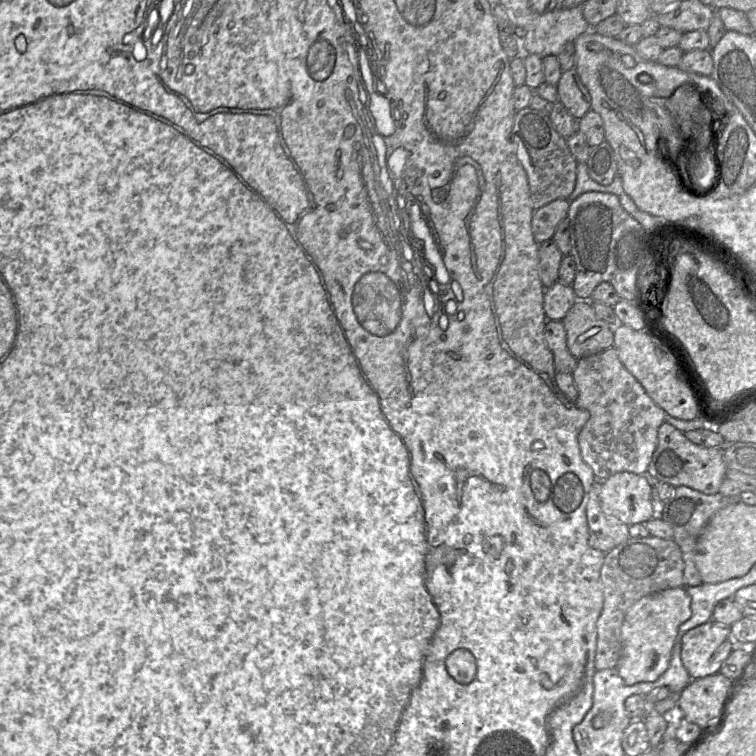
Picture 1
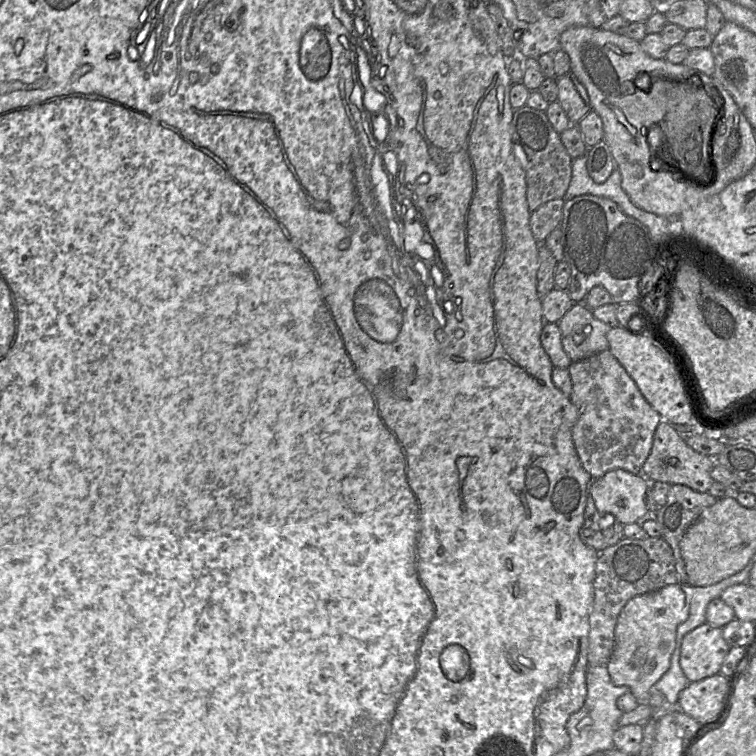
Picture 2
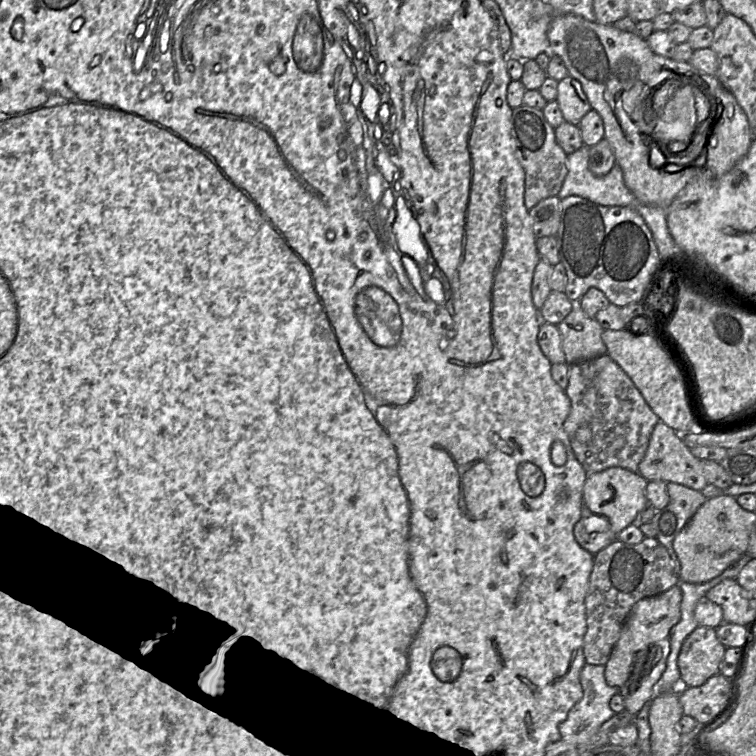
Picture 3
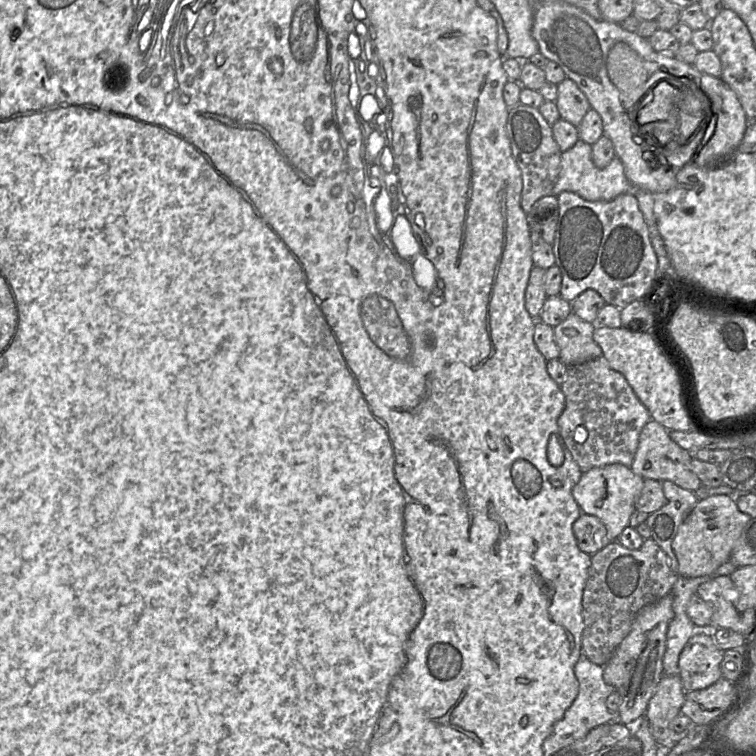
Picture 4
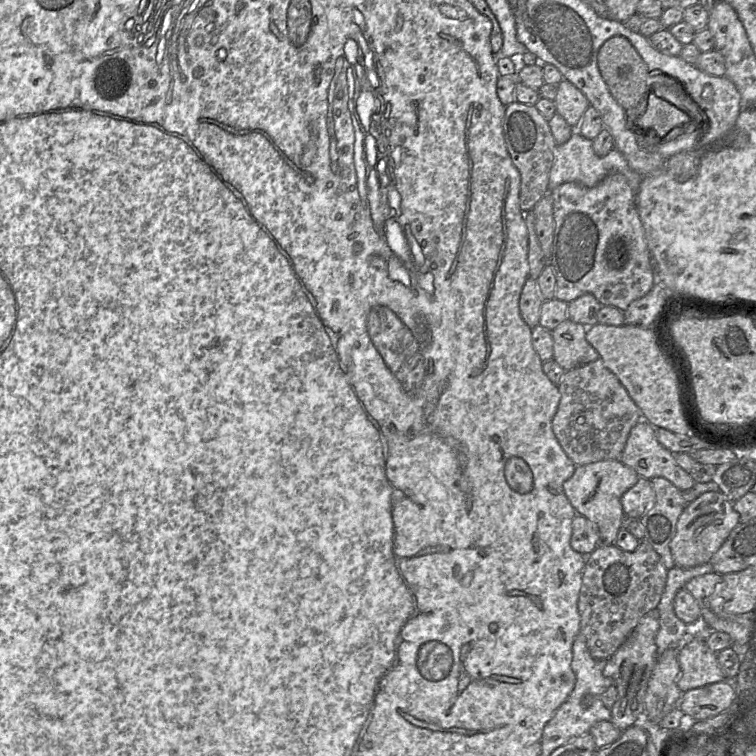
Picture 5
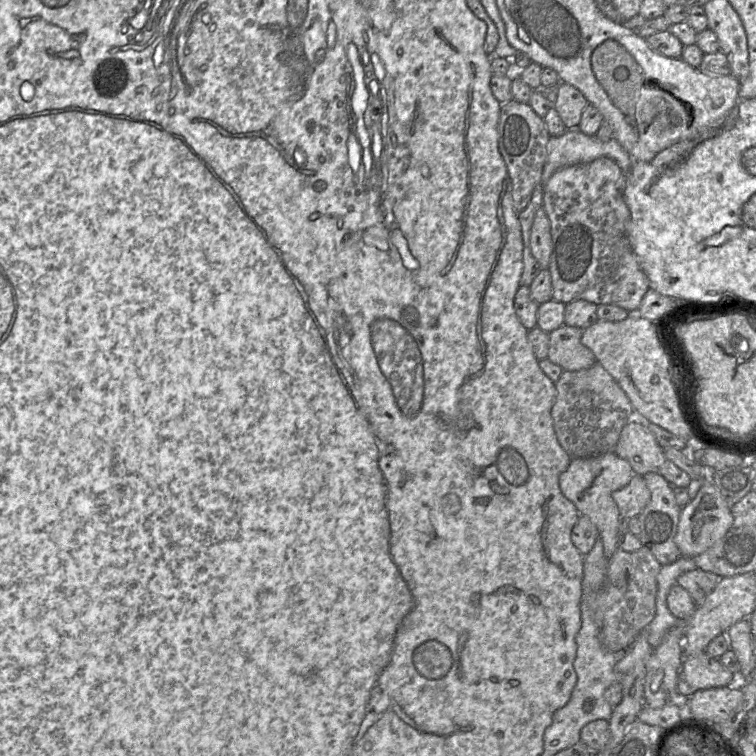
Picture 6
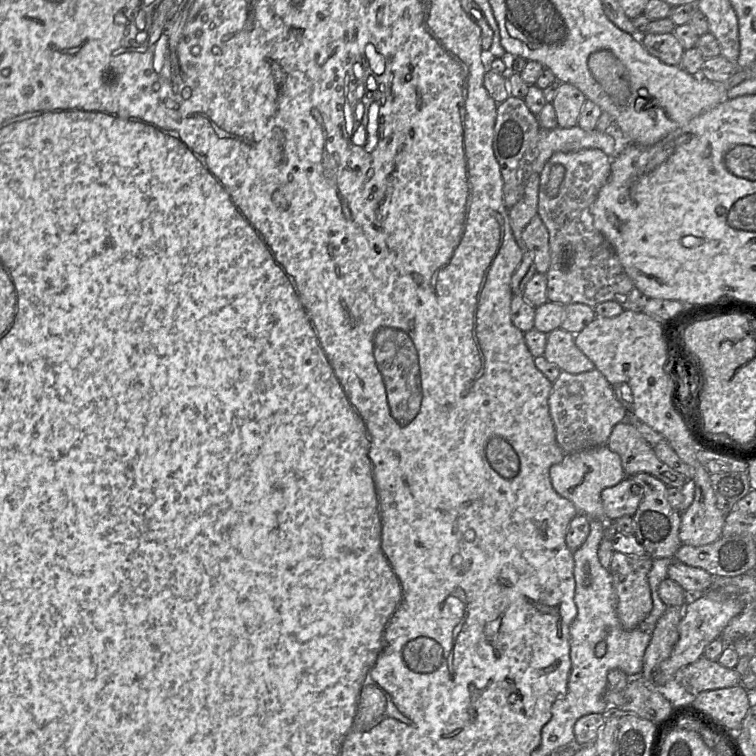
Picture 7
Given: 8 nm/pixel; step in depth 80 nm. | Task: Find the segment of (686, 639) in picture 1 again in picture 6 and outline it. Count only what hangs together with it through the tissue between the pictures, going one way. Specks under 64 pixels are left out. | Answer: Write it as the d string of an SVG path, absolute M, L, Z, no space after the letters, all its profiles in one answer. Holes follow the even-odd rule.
M704 651L684 658L678 676L677 690L683 696L689 697L698 690L725 687L735 683L737 684L736 675L724 667L718 658L713 658Z

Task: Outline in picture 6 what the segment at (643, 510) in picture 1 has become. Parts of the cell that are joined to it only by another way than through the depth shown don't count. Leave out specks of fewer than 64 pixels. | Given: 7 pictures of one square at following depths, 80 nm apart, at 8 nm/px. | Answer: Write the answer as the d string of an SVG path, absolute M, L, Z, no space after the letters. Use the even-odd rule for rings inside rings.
M614 452L587 458L572 458L566 471L559 477L563 495L595 525L603 543L604 555L609 559L617 549L617 535L620 531L620 513L612 493L629 484L635 475L630 463Z

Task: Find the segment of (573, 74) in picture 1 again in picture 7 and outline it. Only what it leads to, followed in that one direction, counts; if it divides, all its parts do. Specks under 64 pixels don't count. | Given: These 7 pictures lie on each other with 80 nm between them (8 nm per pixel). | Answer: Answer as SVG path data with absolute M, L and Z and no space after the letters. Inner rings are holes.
M561 83L552 101L558 127L571 128L577 126L586 100L586 96L577 87L569 83Z

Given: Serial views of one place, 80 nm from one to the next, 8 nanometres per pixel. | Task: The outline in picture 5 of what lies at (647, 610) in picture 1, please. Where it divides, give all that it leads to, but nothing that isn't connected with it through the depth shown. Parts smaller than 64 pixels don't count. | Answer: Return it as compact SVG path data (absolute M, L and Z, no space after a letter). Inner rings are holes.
M655 608L639 620L625 642L607 660L603 670L603 675L613 679L618 690L618 699L611 709L612 717L610 721L621 732L633 726L638 716L645 711L645 695L648 682L658 659L655 638L659 626L659 613Z

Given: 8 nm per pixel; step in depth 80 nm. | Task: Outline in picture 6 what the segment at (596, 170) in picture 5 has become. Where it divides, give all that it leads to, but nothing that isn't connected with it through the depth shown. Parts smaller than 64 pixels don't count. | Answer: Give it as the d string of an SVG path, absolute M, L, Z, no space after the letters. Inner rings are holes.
M569 129L561 136L551 136L542 172L542 185L563 167L590 163L600 157L613 159L626 175L633 166L633 160L615 138L601 142L579 129Z

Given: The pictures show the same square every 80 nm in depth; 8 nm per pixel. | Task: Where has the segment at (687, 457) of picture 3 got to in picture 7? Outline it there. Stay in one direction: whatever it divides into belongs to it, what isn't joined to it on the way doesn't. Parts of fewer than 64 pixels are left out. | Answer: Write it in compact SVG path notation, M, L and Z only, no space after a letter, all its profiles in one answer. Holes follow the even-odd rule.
M622 421L614 426L607 446L620 456L627 476L647 473L661 480L667 487L674 488L682 488L686 483L684 475L658 459L653 447L630 421Z

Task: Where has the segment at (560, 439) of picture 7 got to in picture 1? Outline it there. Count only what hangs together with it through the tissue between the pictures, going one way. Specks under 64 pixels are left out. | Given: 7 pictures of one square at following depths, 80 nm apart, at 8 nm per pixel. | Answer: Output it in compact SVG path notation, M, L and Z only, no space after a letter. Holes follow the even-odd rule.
M613 346L598 354L578 359L572 376L578 391L575 405L589 413L589 420L578 435L580 453L596 479L606 480L619 472L646 474L657 447L658 428L665 422L666 413L654 403L641 384L624 367Z

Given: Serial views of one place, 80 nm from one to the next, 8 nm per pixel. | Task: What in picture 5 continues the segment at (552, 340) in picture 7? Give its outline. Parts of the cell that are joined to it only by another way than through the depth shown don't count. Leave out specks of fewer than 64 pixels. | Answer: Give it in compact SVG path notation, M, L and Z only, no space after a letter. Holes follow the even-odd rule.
M566 319L551 331L553 359L565 371L600 358L586 340L586 327Z

